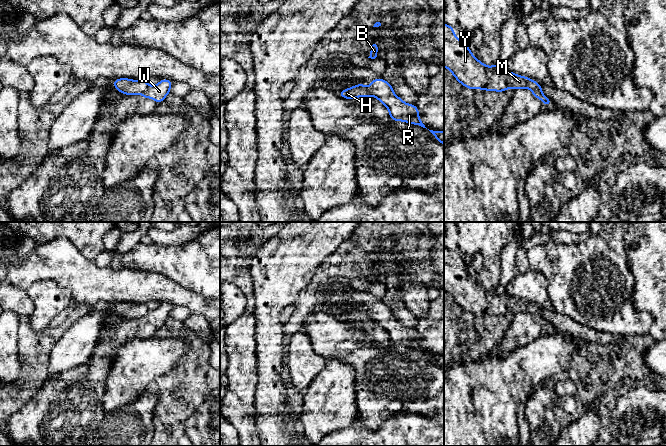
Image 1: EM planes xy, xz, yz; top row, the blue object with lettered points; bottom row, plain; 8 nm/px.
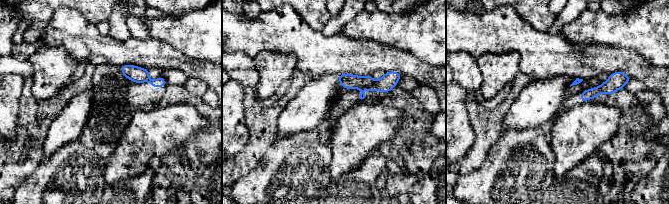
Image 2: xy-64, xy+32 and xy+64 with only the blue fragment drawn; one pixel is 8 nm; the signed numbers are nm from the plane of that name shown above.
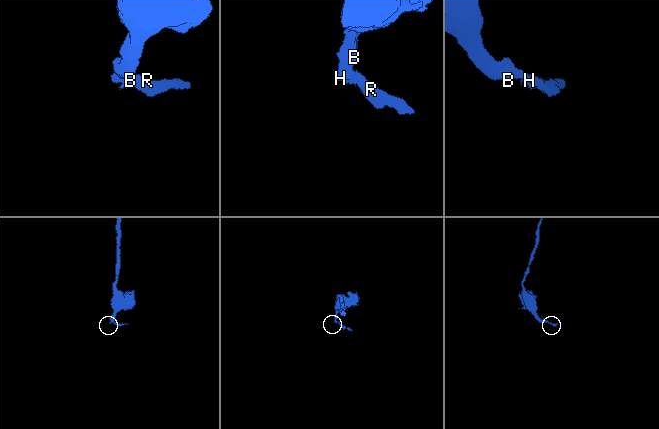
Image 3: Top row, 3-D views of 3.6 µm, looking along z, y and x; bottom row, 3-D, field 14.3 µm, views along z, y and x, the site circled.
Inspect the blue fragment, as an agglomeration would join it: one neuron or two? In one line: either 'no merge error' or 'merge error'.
merge error

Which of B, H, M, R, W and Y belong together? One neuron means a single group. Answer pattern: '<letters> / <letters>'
B H M Y / R W

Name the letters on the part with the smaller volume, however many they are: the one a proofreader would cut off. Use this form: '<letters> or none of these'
R, W

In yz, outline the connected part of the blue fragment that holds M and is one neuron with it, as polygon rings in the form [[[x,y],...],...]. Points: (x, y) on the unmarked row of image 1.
[[[444,247],[444,291],[449,293],[452,299],[463,310],[475,314],[483,313],[486,315],[504,316],[508,312],[515,314],[519,312],[530,313],[531,315],[541,315],[542,311],[538,305],[532,305],[529,301],[519,300],[516,297],[509,296],[503,289],[496,288],[486,290],[480,284],[474,281],[470,276],[469,269],[461,266],[454,257],[454,252]]]

